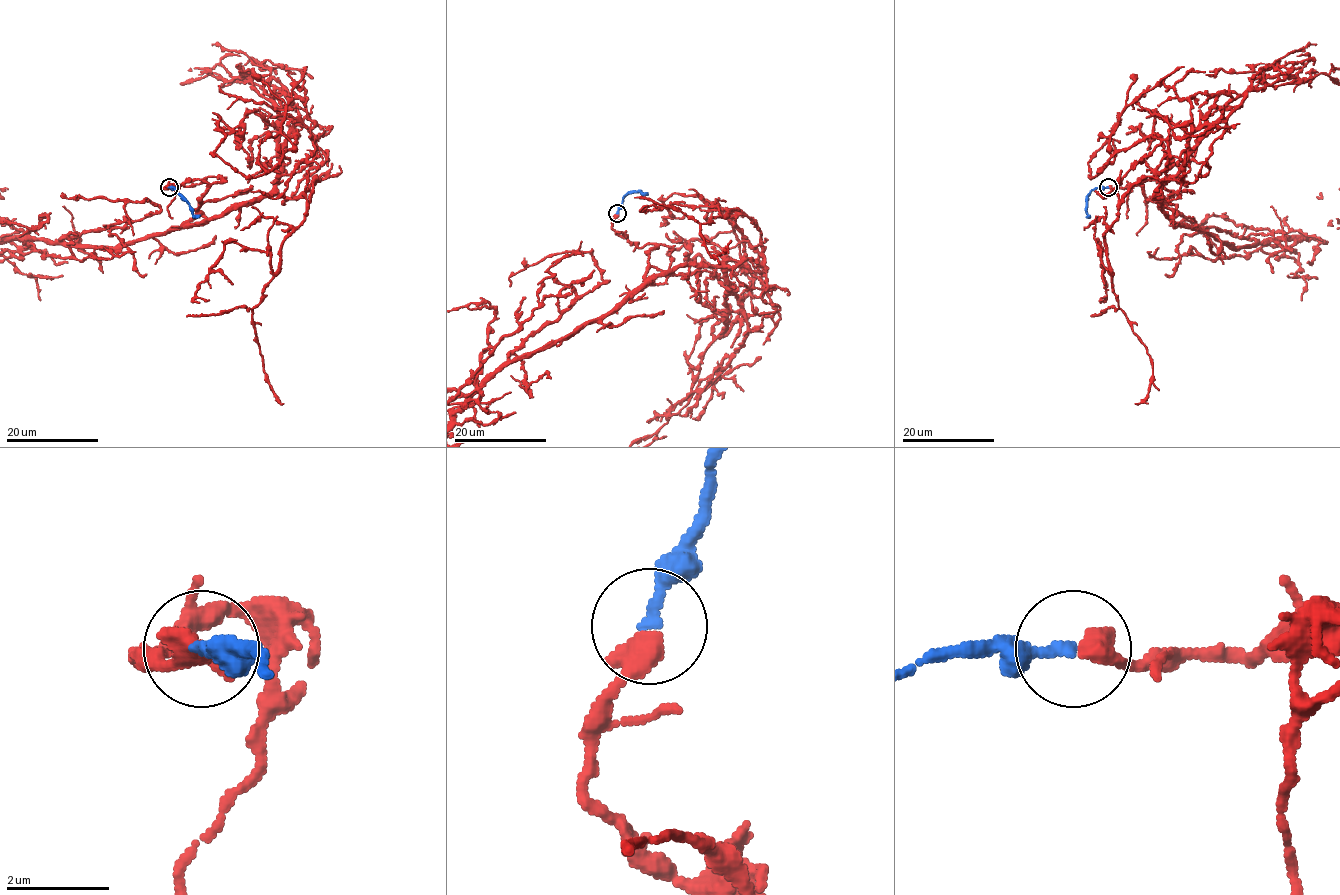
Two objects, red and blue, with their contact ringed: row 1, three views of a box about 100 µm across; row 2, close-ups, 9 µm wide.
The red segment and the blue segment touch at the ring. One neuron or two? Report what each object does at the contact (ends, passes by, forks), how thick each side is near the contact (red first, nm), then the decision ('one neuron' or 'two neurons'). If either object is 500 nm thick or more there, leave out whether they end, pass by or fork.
red ends there; blue ends there; 480 nm thick on the red side, 200 nm on the other; one neuron

